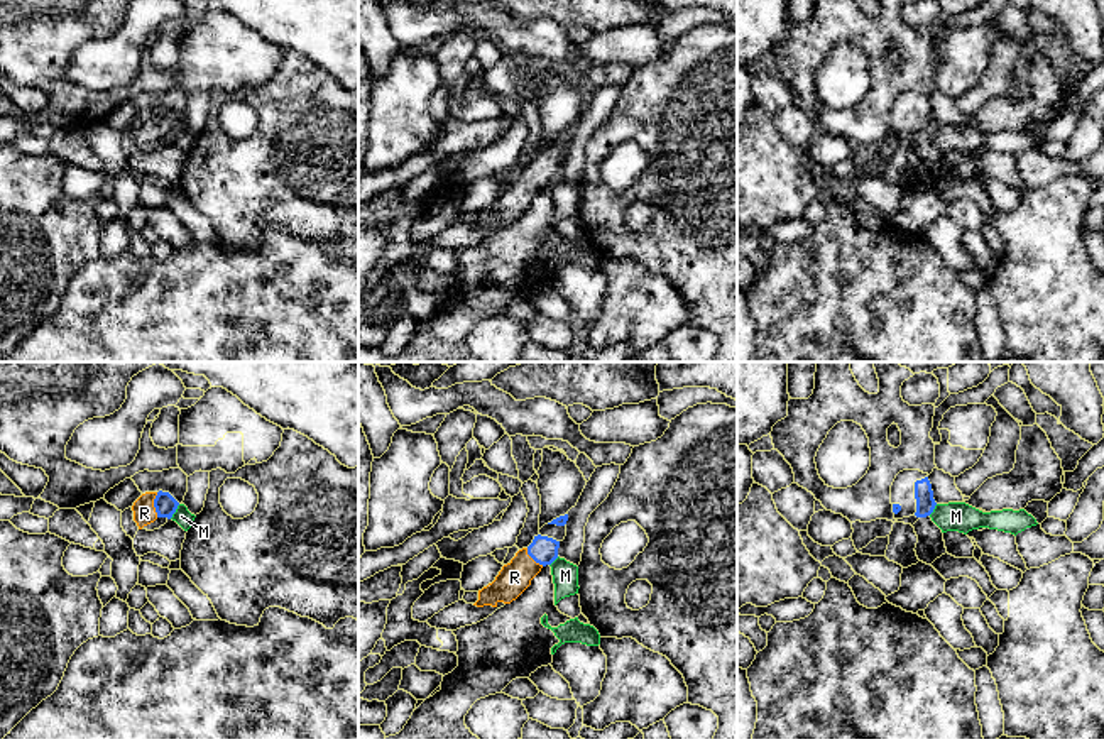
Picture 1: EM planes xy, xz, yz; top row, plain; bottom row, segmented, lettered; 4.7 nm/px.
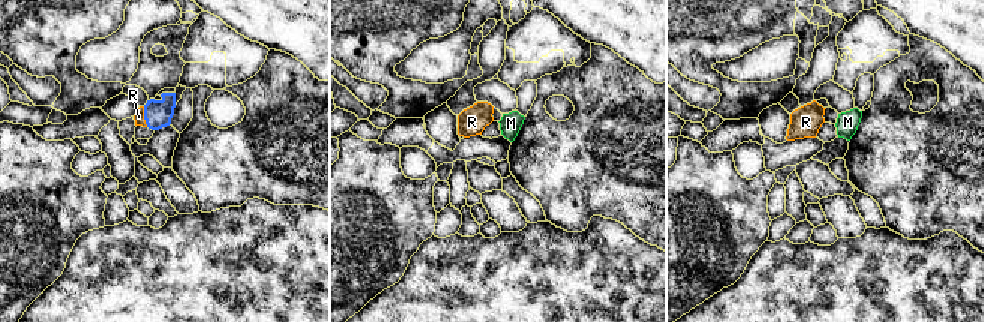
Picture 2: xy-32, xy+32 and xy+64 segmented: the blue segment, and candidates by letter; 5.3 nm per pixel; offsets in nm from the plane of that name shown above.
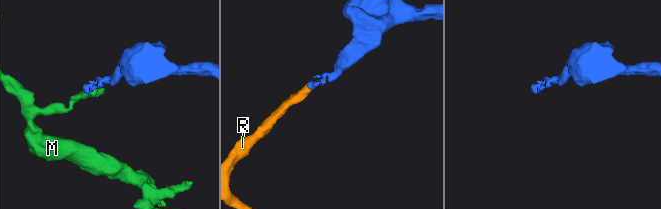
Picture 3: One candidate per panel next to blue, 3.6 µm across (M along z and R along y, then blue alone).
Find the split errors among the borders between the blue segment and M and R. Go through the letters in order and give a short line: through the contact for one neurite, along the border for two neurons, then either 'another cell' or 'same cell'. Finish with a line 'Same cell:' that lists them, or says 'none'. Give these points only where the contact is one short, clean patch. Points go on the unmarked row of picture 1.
M: xy (180, 125), (169, 139) | another cell
R: xy (164, 124), (154, 125), (144, 134) | same cell
Same cell: R

